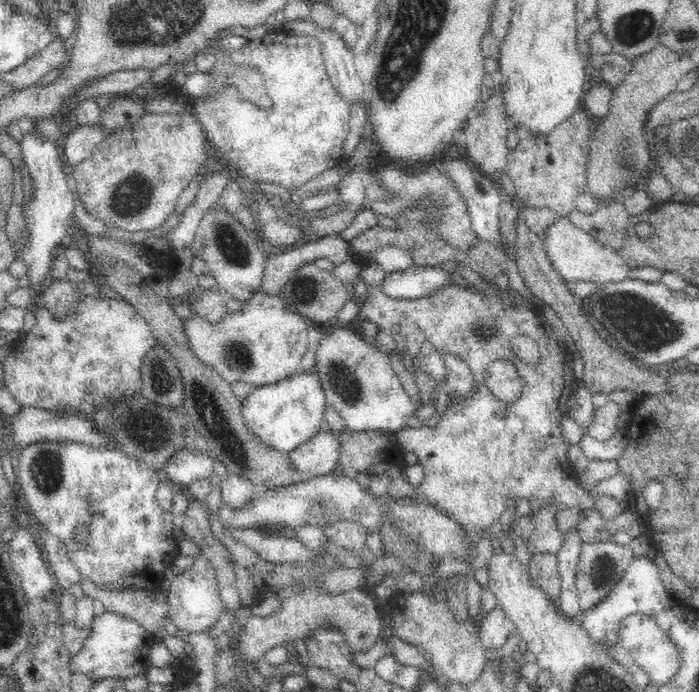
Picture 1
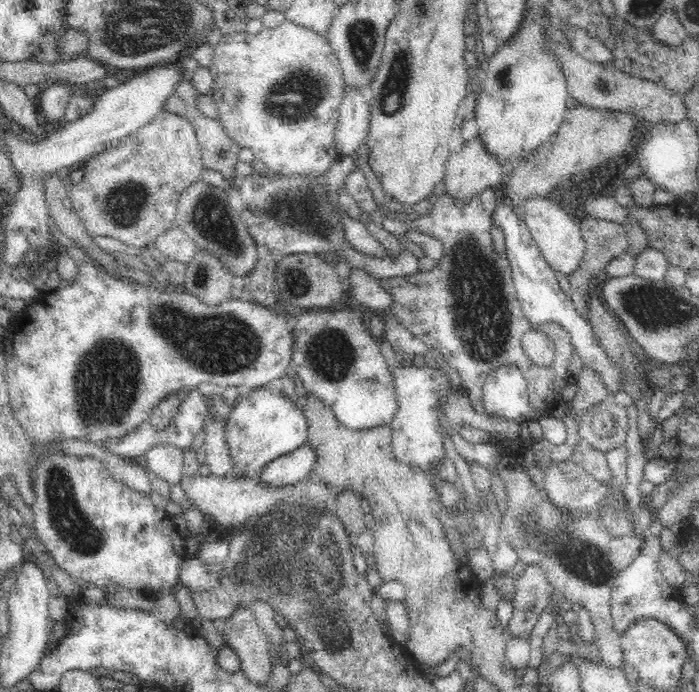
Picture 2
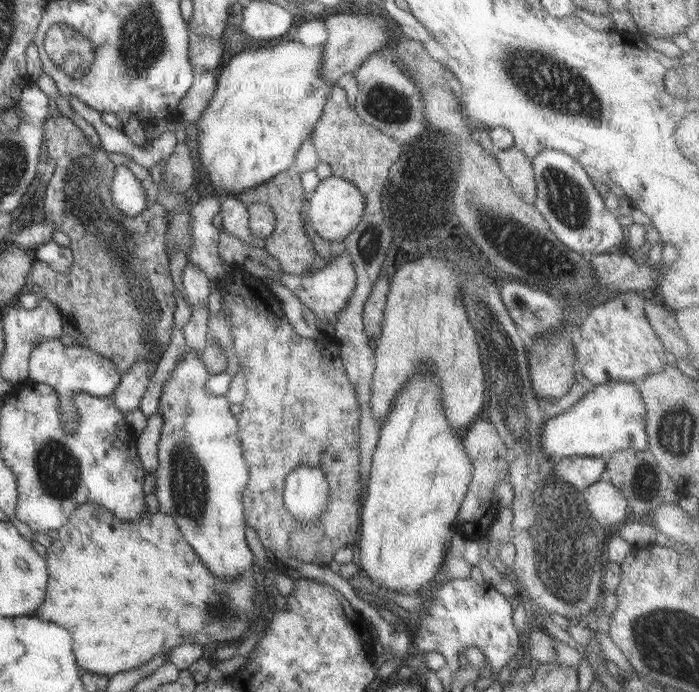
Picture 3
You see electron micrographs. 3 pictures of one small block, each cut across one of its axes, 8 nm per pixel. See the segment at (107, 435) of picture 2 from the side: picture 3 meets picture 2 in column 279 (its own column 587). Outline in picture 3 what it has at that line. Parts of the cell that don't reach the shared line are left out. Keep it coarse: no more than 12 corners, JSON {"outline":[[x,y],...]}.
{"outline":[[650,295],[590,306],[575,356],[593,385],[665,368]]}

